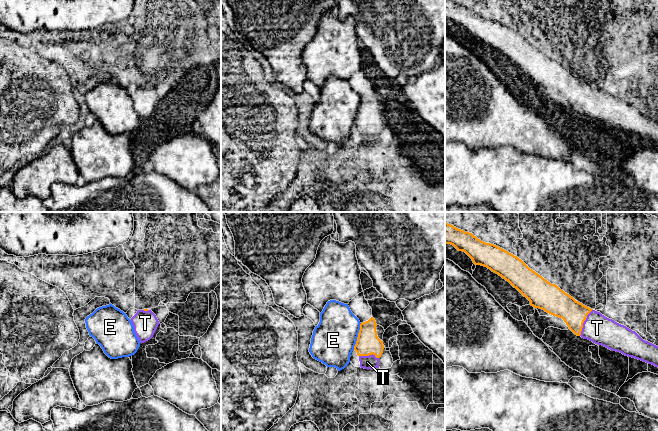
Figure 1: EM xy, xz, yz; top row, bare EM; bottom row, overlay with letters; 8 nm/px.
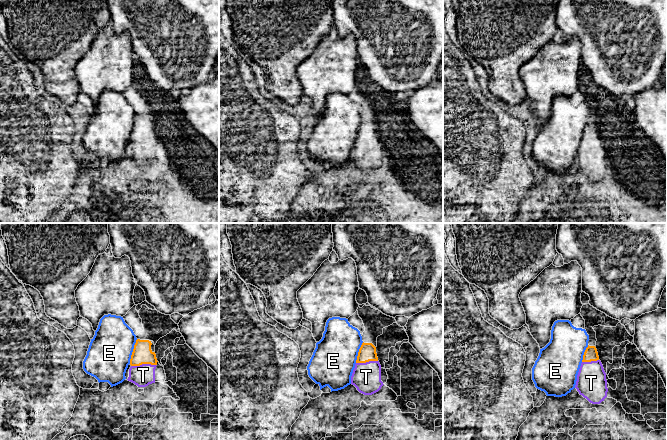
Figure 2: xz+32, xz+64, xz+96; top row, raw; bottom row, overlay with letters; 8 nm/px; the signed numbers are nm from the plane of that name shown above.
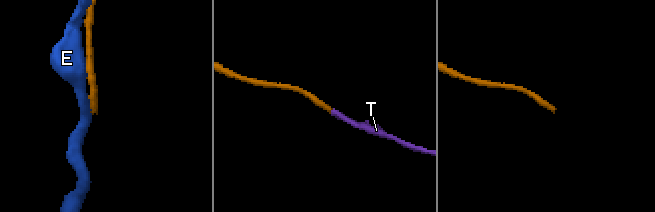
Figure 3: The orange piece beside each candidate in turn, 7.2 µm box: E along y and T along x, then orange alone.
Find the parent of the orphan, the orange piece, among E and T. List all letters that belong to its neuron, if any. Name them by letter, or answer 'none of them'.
T

